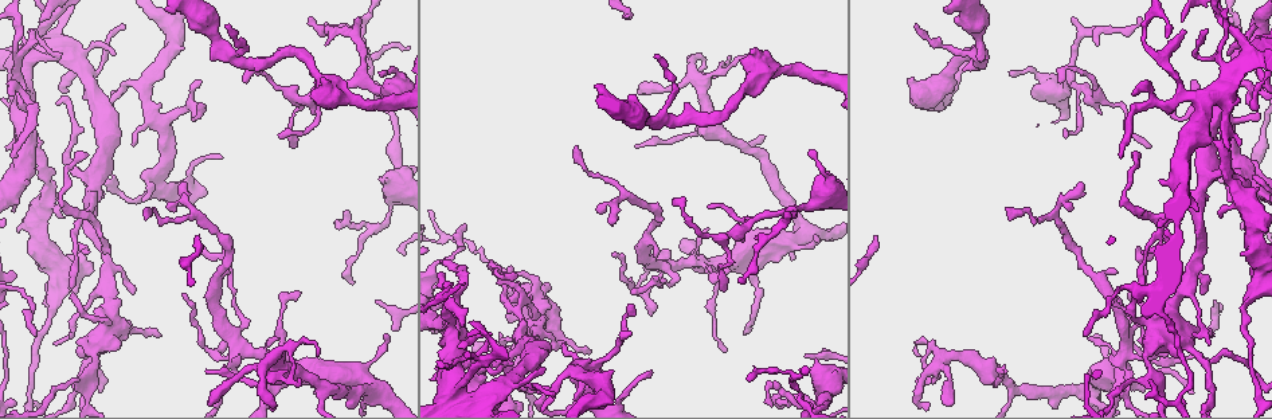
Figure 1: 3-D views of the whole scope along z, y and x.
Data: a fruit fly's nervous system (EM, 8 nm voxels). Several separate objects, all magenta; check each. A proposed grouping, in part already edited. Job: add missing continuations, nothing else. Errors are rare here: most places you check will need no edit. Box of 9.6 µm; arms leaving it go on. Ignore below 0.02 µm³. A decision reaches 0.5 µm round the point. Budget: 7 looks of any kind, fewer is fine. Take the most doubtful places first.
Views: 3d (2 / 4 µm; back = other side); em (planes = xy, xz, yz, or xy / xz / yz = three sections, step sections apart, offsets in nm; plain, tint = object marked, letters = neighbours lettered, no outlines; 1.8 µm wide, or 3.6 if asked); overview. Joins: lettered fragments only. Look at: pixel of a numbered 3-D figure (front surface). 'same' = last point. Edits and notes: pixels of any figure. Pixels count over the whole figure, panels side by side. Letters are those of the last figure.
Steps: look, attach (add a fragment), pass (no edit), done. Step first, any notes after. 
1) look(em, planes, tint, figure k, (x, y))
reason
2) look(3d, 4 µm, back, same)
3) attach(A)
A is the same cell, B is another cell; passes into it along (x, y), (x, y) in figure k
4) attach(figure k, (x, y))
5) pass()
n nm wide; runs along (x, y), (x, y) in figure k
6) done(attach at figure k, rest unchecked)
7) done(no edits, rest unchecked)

look(em, planes, letters, figure 1, (944, 10))
an open end

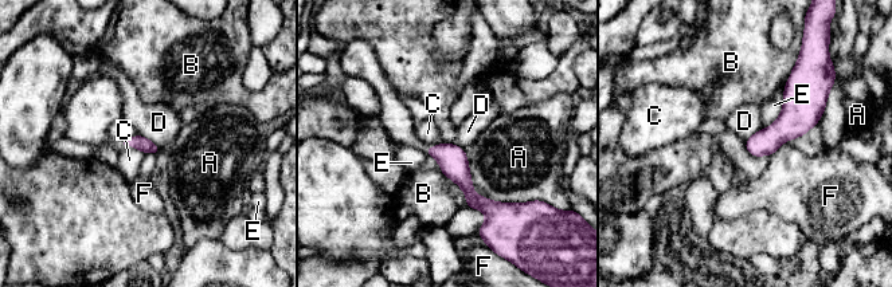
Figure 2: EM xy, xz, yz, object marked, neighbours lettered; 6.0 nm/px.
pass()
A touches over 480 nm; A, B, C, D, E and F are other cells; no lettered fragment goes on from it

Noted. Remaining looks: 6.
look(3d, 2 µm, back, figure 1, (726, 235))
abrupt turn

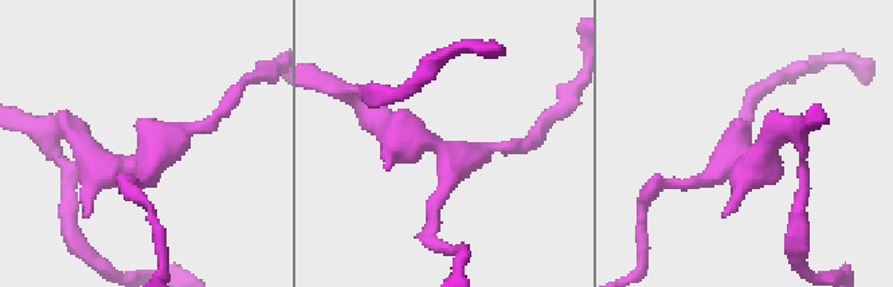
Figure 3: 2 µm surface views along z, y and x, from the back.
look(em, xz, step 16, tint, figure 3, (441, 153))

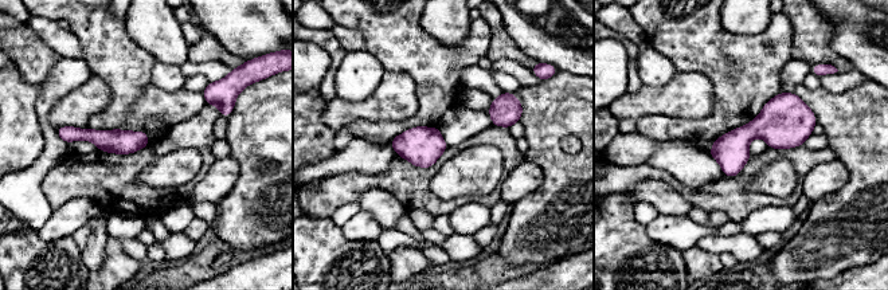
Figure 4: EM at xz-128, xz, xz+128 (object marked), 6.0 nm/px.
look(em, planes, letters, same)
cut it another way

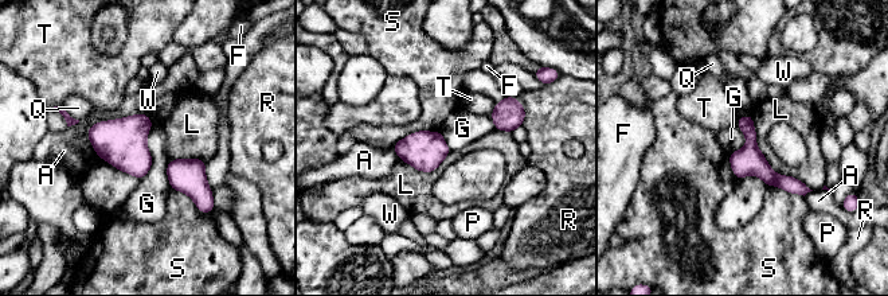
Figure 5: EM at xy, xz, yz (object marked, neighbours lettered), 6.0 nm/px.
pass()
A, F, G, L, P, Q, R, S, T and W are other cells; runs along (742, 120), (751, 158), (804, 190) in figure 5; none of them fits

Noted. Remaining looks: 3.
look(3d, 2 µm, back, figure 1, (442, 296))
sharp bend

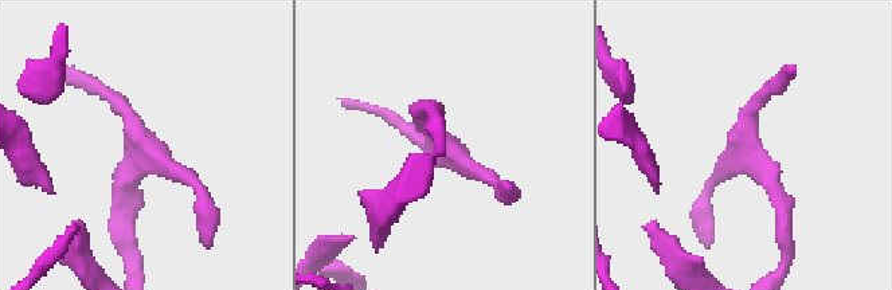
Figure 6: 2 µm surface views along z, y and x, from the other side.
look(em, xy, step 8, tint, figure 6, (149, 159))
need the tissue

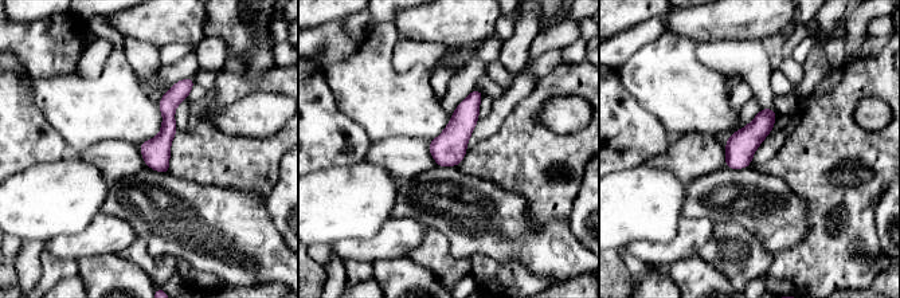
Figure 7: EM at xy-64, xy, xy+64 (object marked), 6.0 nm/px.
look(em, planes, letters, same)

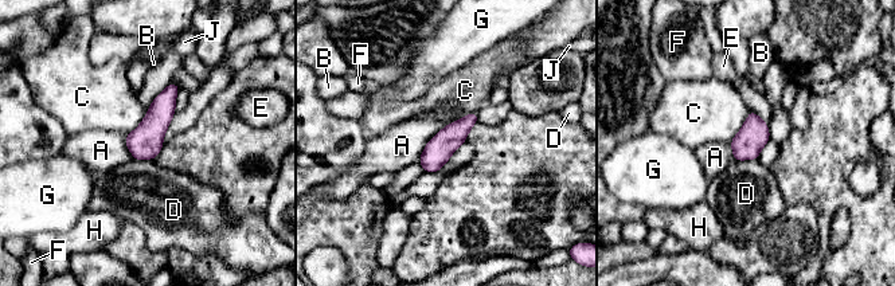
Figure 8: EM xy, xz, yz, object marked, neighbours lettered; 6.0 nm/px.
pass()
160 nm wide; A, B, C, D, E, F, G, H and J are other cells; runs along (473, 116), (436, 153), (428, 168) in figure 8; no lettered fragment goes on from it

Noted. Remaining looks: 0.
done(no edits, rest unchecked)

